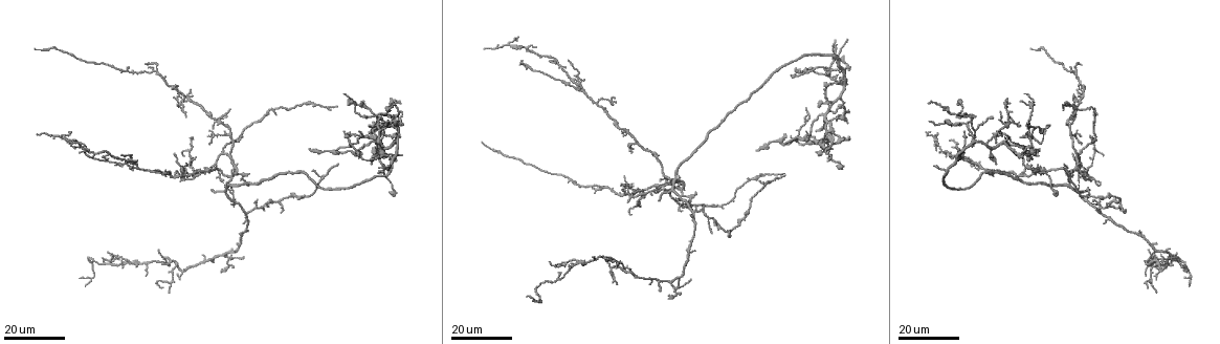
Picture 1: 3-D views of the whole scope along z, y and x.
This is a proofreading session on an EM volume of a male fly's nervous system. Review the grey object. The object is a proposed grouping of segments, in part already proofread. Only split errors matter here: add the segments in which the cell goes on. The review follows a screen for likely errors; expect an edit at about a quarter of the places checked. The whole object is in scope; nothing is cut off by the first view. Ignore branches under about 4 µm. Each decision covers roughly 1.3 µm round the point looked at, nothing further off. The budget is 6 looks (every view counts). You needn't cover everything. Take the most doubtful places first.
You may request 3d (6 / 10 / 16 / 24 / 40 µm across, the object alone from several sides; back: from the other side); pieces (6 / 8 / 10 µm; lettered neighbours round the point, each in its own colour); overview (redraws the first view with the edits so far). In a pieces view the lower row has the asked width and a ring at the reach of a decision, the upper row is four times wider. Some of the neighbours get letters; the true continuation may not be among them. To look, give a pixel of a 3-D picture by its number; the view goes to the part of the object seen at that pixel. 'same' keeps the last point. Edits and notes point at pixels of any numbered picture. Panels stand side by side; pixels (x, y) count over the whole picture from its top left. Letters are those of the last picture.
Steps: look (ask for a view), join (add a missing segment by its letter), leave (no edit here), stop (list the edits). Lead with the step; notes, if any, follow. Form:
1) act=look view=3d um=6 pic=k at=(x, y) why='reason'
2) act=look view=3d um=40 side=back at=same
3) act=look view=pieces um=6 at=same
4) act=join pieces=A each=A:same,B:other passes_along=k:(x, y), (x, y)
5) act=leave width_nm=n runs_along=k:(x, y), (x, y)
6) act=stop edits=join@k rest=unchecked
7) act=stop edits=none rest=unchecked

act=look view=3d um=24 pic=1 at=(593, 189) why='an open end'

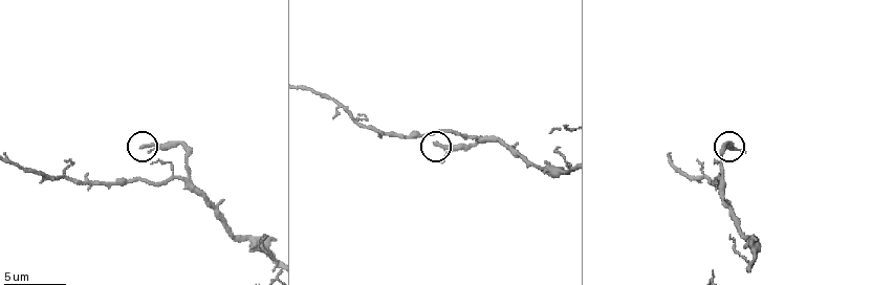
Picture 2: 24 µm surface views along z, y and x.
act=look view=pieces um=10 pic=2 at=(141, 145)

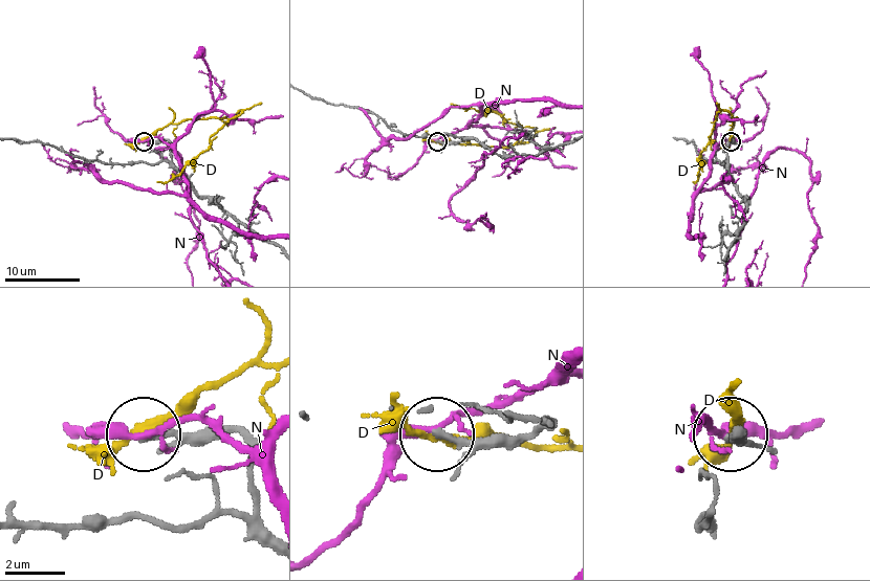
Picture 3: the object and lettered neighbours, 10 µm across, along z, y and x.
act=leave each=D:other,N:other runs_along=3:(272, 534), (242, 436), (204, 428), (147, 436) found='none of them fits'

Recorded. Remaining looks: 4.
act=look view=3d um=24 pic=1 at=(1064, 165) why='branch stops here'

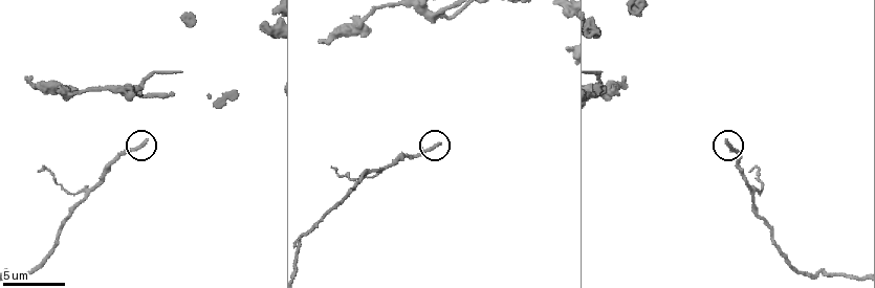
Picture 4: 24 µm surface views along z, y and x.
act=look view=pieces um=6 pic=4 at=(438, 142)

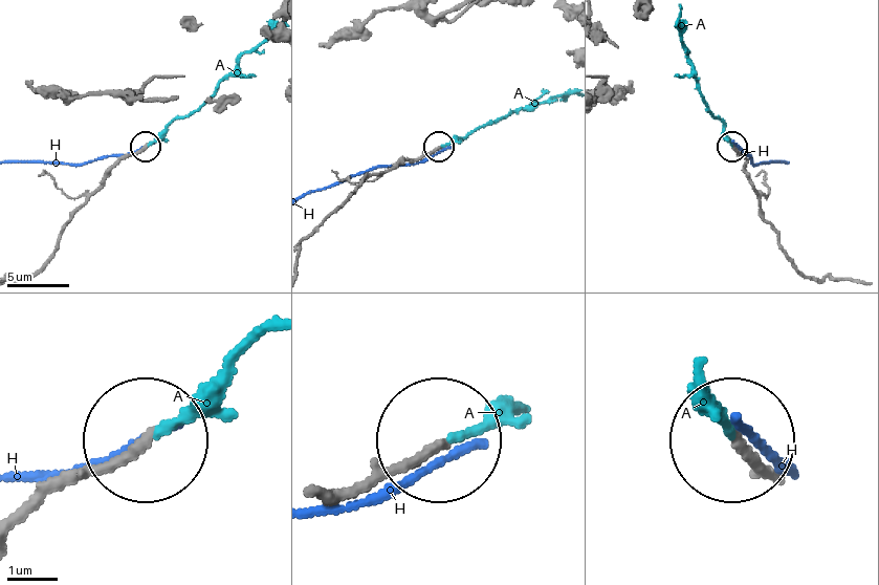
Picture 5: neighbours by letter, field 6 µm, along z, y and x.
act=join pieces=A width_nm=190 each=A:same,H:other passes_along=5:(776, 484), (710, 393) found='the cell continues'

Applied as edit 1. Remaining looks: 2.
act=look view=3d um=24 pic=1 at=(660, 292) why='free end'

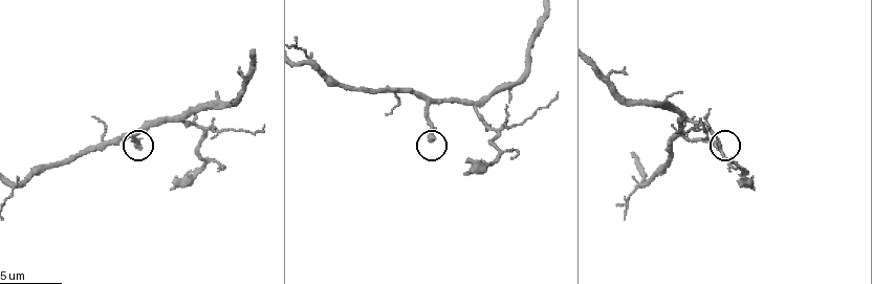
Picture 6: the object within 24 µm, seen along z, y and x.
act=look view=pieces um=10 pic=6 at=(432, 138)

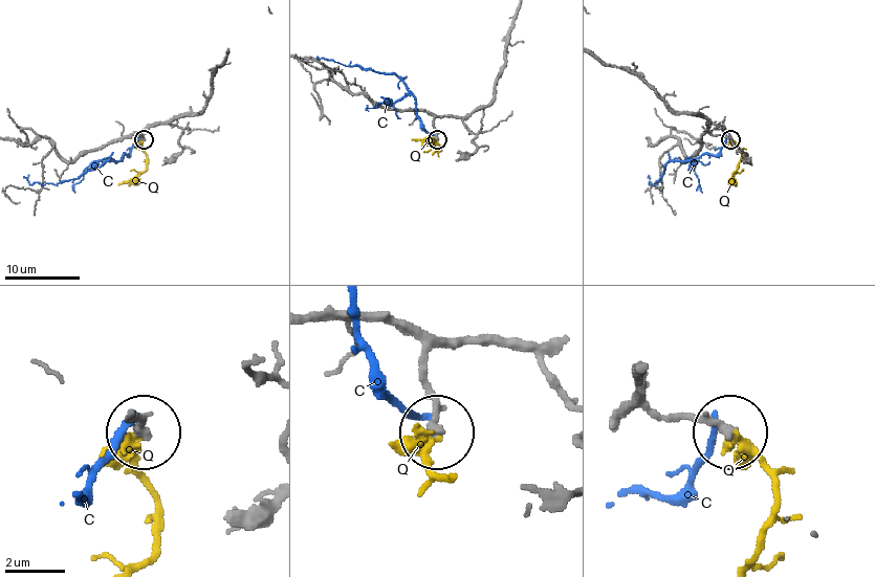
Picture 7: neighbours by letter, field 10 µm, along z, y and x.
act=join pieces=Q each=C:other,Q:same found='the cell continues'

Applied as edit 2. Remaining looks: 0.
act=stop edits=join@5,join@7 rest=unchecked

